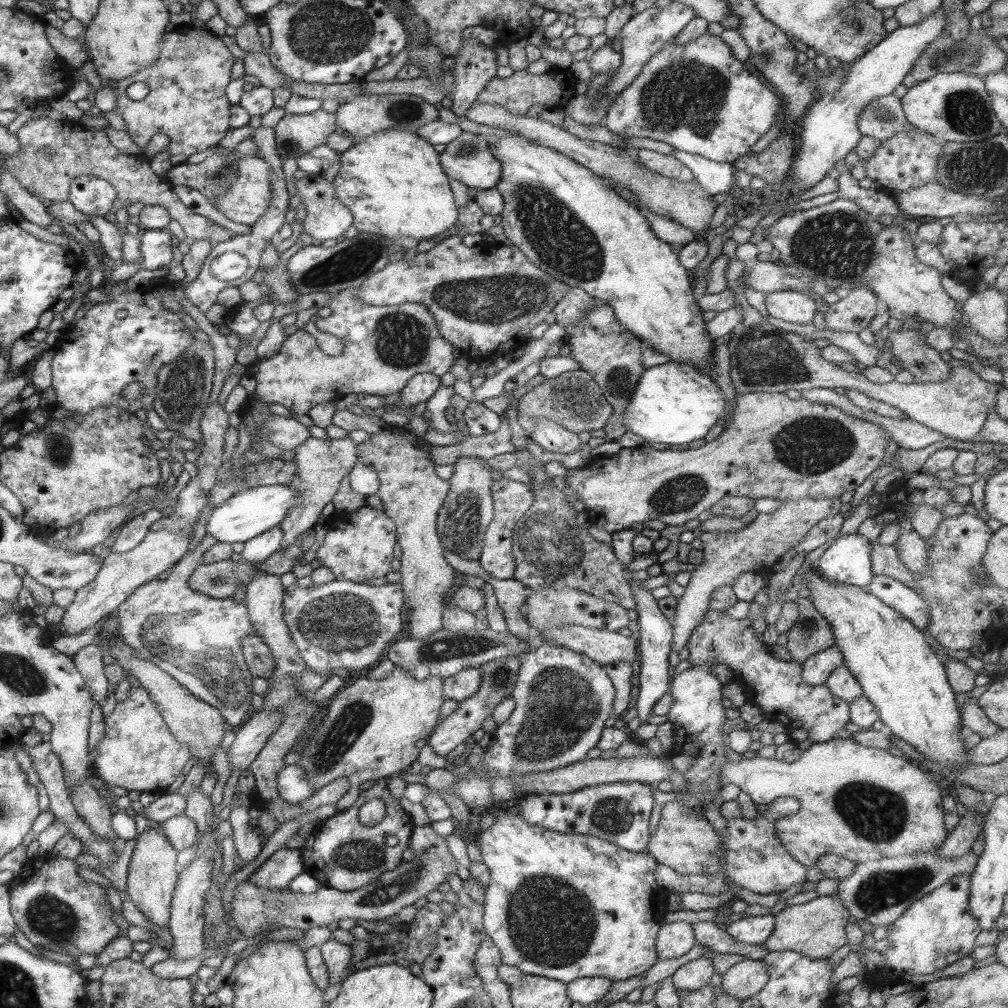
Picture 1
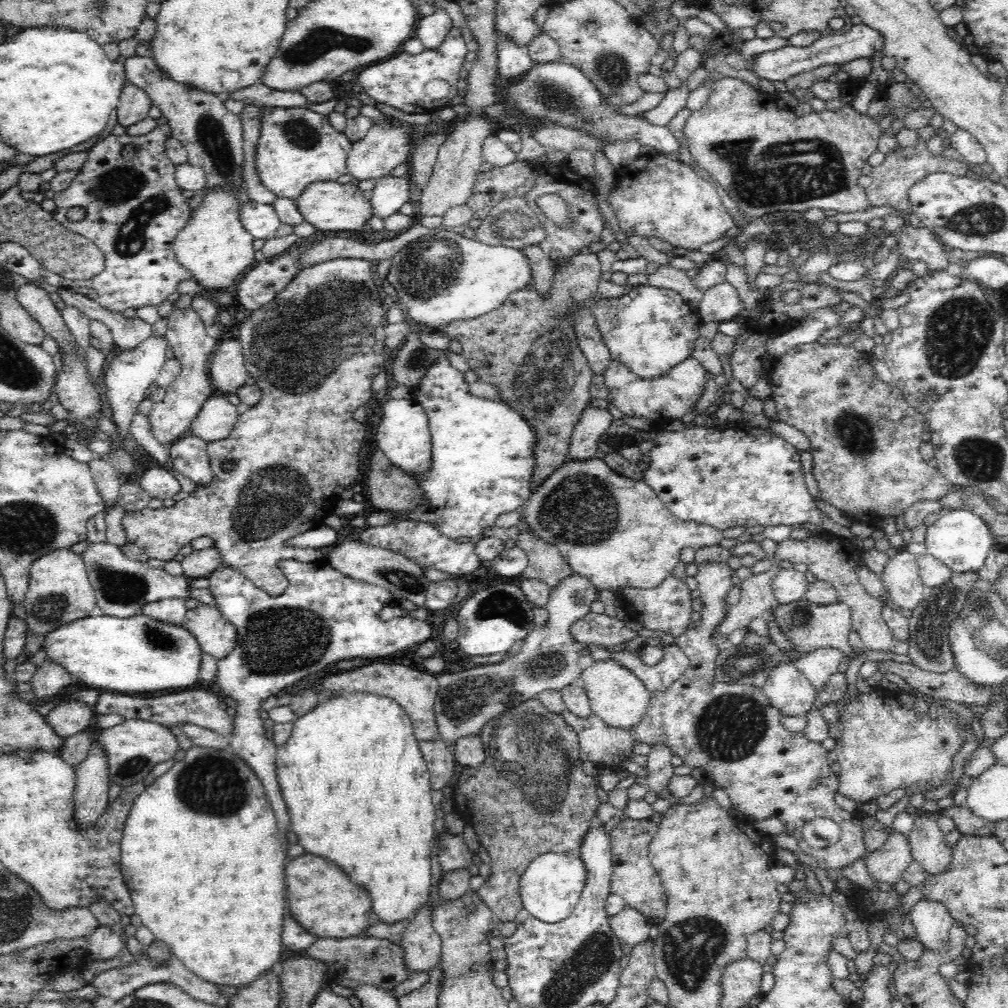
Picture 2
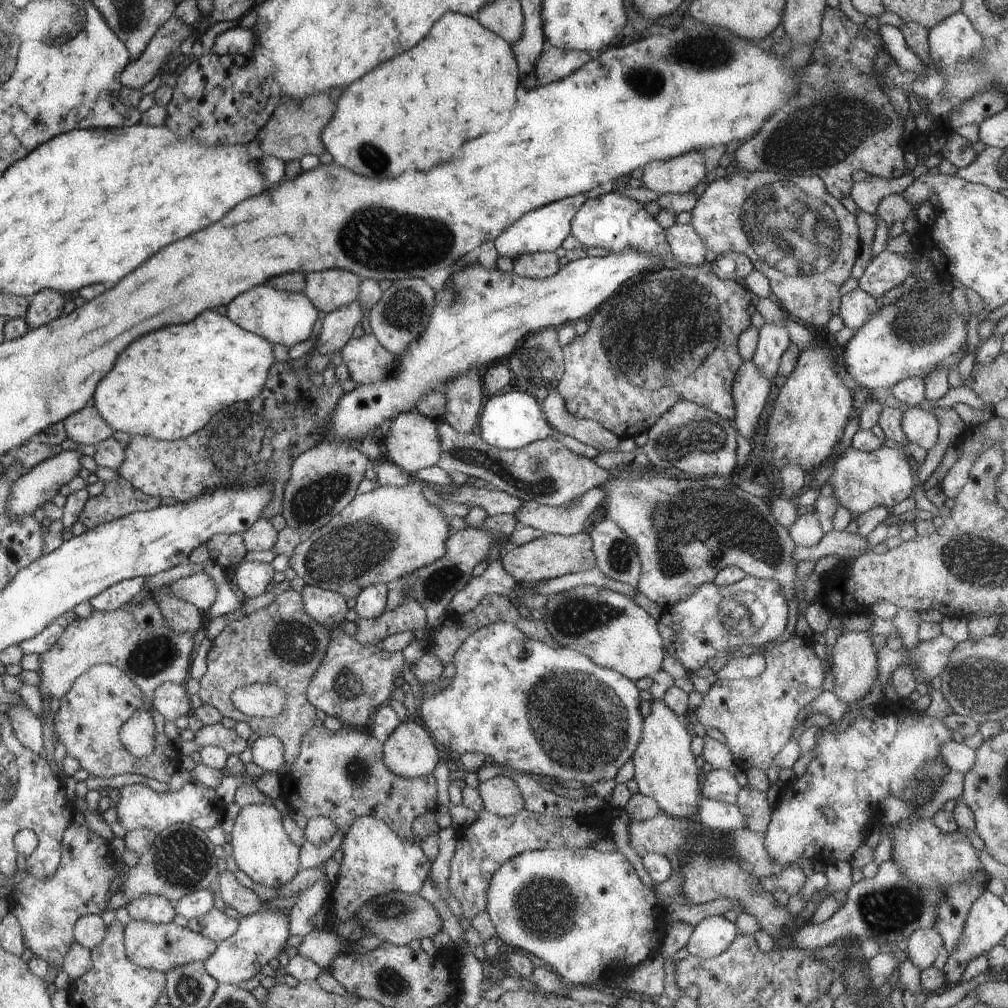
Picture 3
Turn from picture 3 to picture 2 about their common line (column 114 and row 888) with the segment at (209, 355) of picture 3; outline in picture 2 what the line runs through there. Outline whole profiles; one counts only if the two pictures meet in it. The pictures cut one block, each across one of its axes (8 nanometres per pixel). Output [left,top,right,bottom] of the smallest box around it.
[276,692,436,924]

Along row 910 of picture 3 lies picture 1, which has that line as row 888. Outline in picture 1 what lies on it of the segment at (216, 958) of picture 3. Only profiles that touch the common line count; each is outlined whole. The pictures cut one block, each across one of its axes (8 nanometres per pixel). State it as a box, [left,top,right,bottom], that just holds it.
[249,850,305,890]

